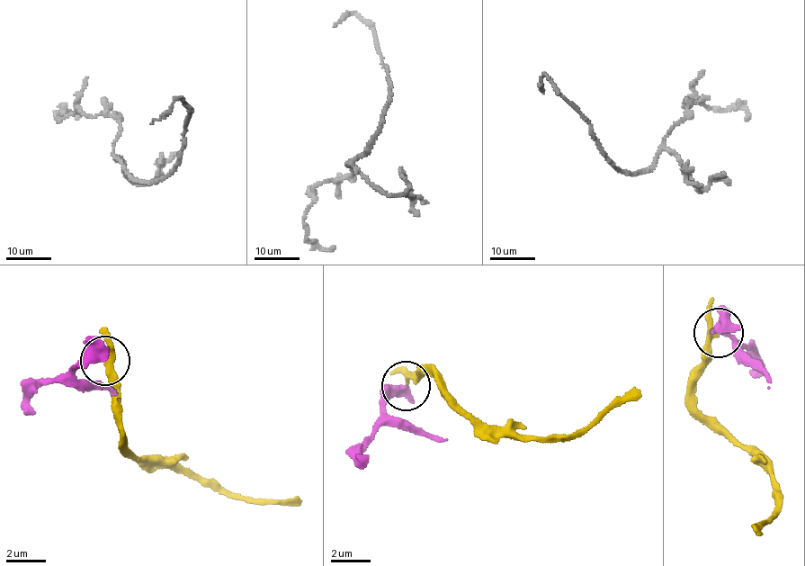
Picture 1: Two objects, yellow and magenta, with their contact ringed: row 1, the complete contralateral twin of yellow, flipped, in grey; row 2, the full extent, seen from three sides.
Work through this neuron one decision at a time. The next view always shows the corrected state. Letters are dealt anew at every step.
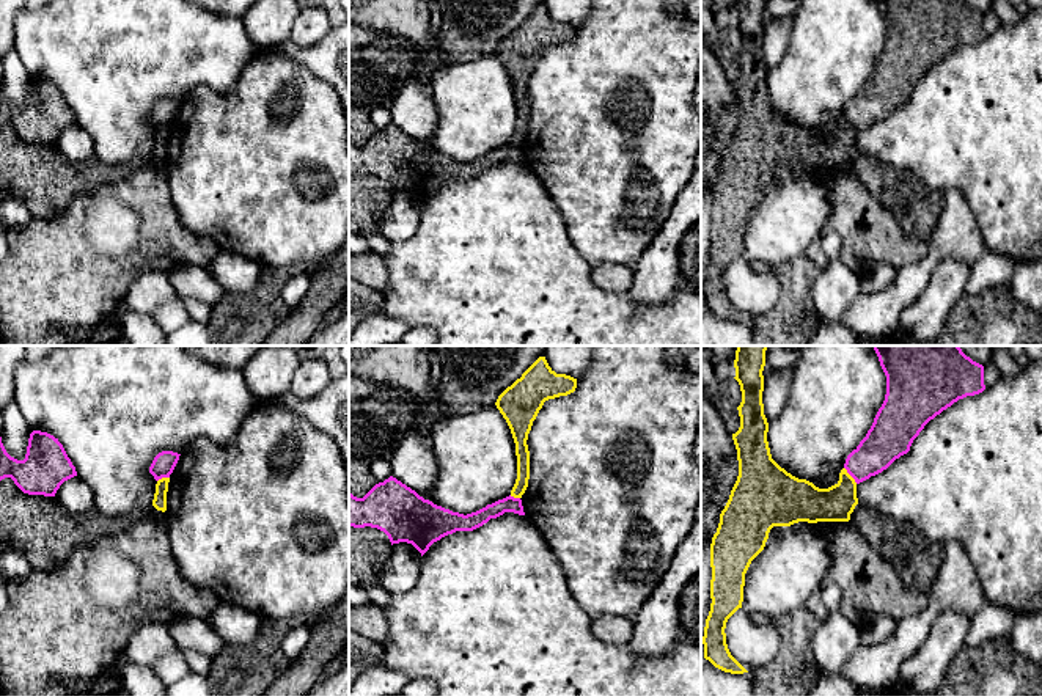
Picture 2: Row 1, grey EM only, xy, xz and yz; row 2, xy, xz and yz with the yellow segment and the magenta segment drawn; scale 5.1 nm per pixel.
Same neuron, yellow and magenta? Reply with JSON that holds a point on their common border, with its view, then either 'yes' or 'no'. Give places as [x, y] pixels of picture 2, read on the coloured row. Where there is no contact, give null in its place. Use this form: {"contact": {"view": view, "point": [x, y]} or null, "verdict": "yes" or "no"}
{"contact": {"view": "yz", "point": [849, 475]}, "verdict": "no"}

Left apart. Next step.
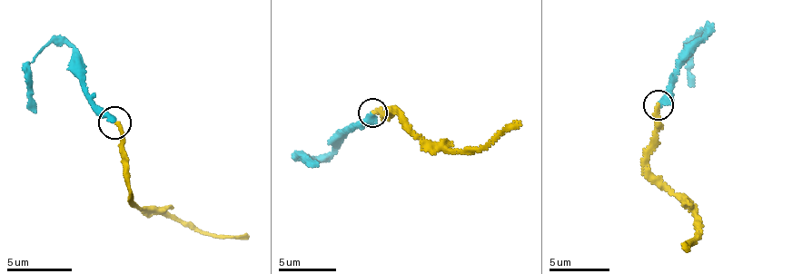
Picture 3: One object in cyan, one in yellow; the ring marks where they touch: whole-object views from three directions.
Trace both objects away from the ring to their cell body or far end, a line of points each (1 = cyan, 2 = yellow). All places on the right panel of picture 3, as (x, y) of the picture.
1: (660, 106), (675, 73), (705, 34), (705, 28), (691, 40), (688, 78), (693, 85)
2: (658, 106), (648, 171), (694, 212), (701, 230), (684, 249)

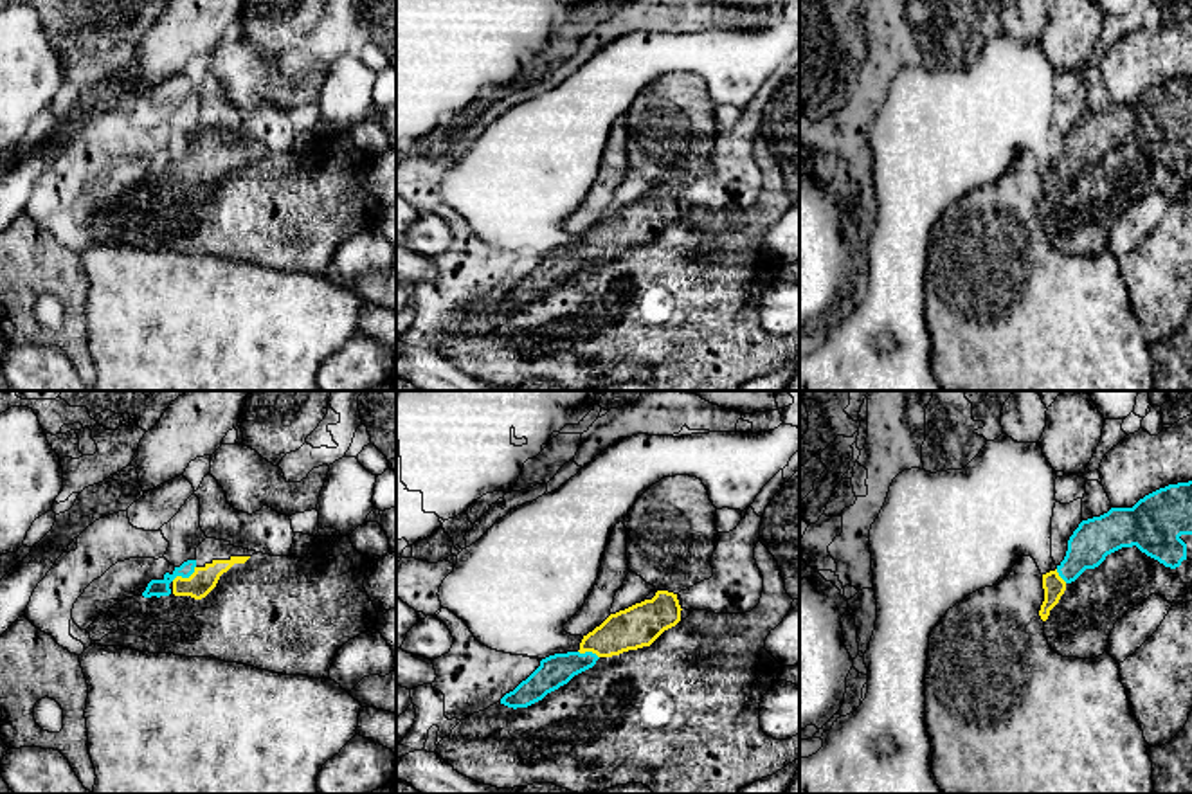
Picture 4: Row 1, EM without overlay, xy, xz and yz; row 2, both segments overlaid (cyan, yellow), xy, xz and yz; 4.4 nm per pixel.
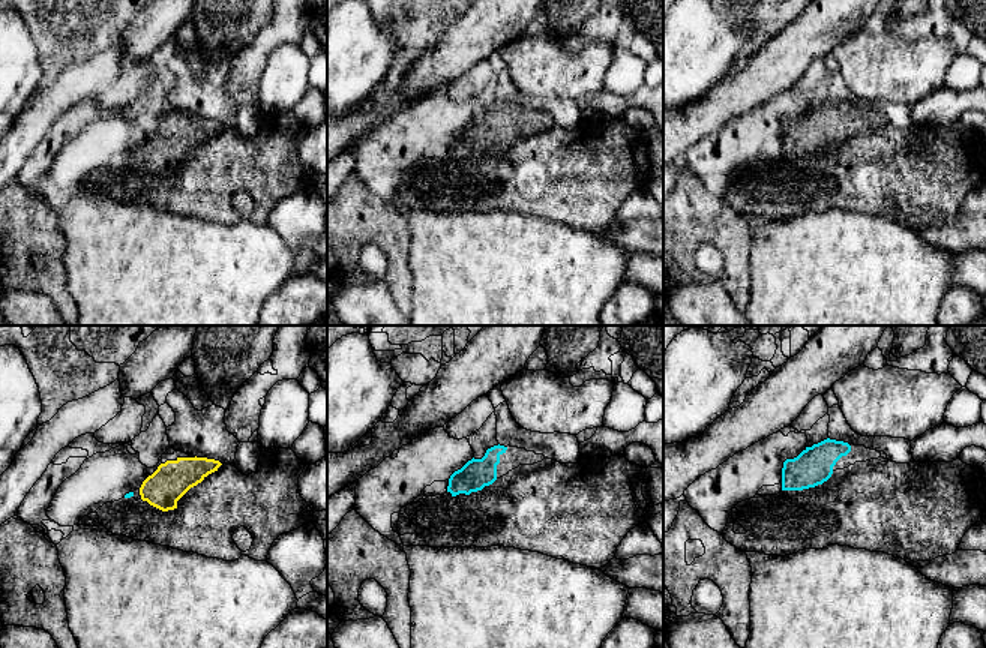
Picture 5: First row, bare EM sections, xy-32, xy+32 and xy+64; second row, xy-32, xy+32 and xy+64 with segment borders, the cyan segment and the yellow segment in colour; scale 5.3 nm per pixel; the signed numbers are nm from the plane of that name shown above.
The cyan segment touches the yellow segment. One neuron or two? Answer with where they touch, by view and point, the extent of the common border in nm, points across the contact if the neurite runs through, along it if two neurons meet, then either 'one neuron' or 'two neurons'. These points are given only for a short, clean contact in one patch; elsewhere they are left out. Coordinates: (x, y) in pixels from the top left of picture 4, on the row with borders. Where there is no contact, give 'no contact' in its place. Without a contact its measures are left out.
xy (184, 577) | 130 nm | across xy (155, 587), (184, 577), (202, 580) | one neuron

